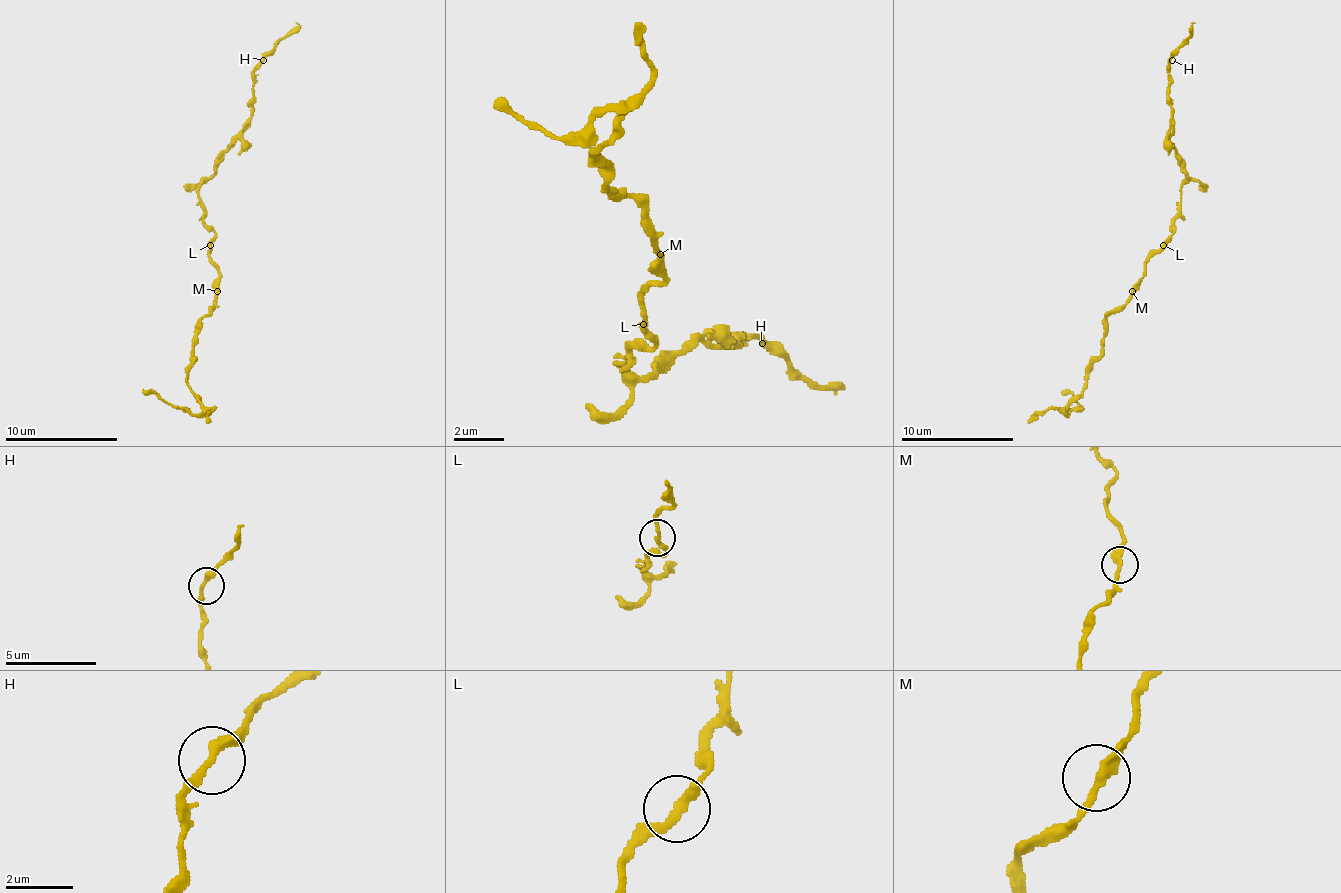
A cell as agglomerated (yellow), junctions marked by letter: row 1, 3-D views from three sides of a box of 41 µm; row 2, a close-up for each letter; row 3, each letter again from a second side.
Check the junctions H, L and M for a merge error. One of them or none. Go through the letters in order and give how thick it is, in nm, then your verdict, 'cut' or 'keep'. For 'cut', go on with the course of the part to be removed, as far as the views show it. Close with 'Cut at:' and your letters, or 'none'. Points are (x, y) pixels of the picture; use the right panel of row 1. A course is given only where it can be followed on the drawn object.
H: 280 nm thick; keep
L: 260 nm thick; keep
M: 280 nm thick; keep
Cut at: none

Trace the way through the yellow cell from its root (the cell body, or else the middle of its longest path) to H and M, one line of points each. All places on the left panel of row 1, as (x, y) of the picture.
H: (210, 251), (215, 234), (204, 223), (198, 189), (252, 113), (252, 71), (263, 60)
M: (210, 251), (218, 270), (218, 290)

